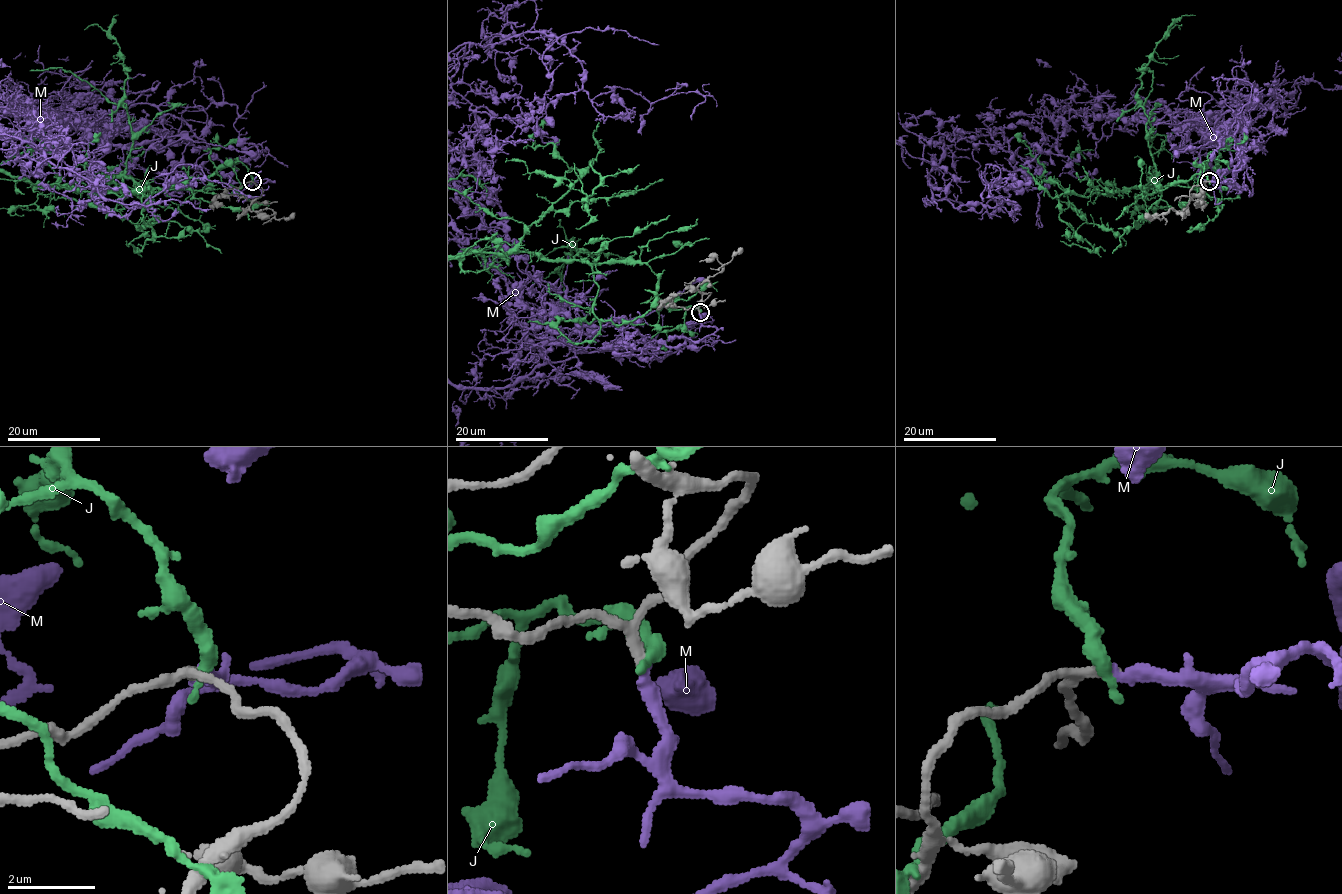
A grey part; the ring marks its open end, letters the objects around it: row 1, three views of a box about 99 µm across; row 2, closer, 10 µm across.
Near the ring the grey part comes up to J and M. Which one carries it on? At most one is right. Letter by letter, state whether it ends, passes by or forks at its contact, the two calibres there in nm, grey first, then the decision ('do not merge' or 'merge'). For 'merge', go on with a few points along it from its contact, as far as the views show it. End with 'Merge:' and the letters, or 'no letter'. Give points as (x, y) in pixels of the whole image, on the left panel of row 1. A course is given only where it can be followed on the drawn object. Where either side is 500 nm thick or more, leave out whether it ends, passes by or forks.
J: it ends | 200/380 nm | do not merge
M: it ends | 190/320 nm | merge
Merge: M

